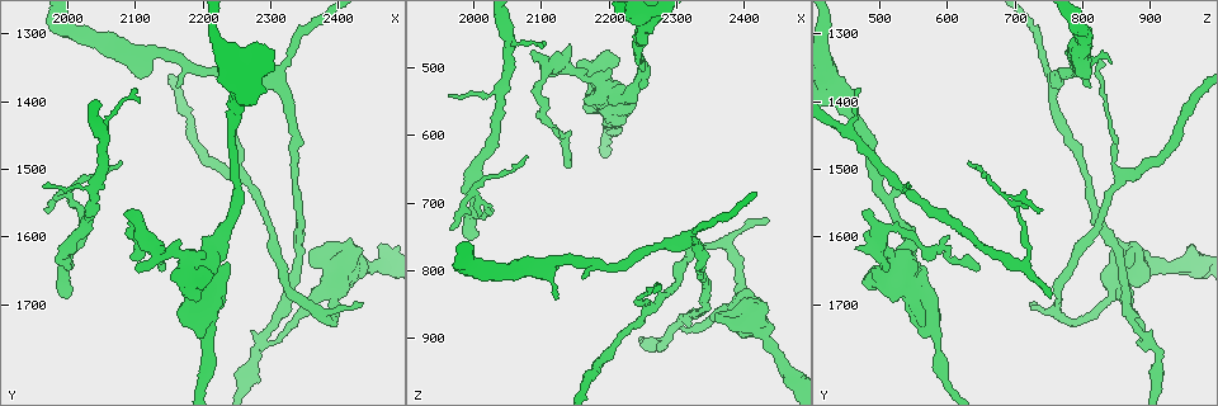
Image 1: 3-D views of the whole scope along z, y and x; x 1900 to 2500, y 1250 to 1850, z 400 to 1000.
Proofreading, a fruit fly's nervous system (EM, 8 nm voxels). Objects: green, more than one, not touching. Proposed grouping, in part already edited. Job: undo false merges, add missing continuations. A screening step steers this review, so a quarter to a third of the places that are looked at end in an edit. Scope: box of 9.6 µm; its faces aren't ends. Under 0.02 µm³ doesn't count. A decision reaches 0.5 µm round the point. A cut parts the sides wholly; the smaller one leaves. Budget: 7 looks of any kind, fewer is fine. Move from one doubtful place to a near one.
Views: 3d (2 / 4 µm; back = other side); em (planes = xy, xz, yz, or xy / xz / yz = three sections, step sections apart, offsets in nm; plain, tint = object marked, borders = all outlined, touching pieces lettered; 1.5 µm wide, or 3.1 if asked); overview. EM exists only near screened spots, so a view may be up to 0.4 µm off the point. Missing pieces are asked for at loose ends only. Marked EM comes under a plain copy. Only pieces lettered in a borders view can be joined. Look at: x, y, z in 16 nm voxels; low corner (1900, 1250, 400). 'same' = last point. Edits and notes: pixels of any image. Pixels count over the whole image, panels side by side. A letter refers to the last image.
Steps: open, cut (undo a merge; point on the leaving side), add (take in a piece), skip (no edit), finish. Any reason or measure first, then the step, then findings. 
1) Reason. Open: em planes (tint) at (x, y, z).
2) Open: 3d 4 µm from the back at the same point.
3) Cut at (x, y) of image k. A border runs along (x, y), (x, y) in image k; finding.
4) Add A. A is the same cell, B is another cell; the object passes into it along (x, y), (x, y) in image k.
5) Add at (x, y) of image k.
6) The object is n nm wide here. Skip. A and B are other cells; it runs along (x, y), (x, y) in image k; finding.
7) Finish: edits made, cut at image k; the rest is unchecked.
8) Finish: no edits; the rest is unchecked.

Thin neck. Open: 3d 4 µm at (2110, 1595, 495).

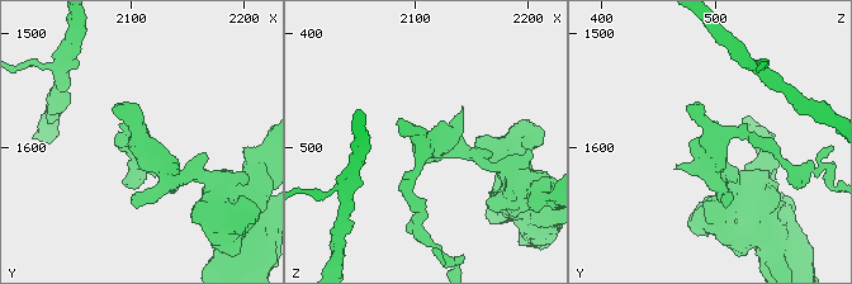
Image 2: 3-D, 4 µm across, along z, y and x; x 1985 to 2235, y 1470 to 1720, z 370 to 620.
Open: em planes (borders) at (2110, 1594, 500).

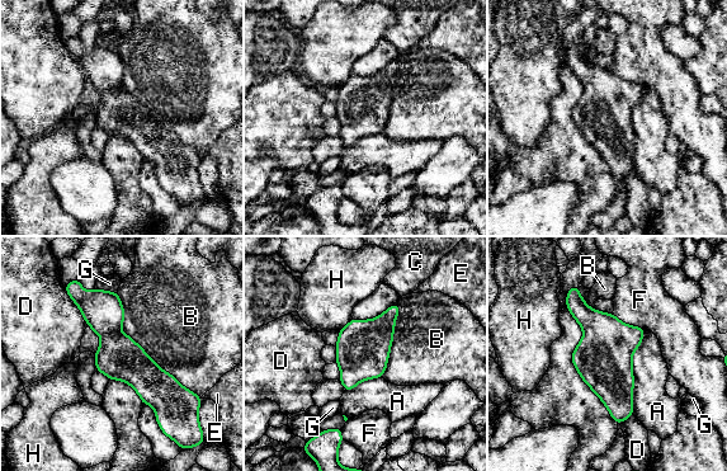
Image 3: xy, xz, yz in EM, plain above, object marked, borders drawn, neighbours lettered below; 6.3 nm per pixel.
The longest contact is with B, 850 nm. Skip. A, B, C, D, E, F, G and H are other cells; a border runs along (645, 329), (632, 356), (632, 414) in image 3; one neuron here.

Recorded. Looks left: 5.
An open end. Open: em planes (borders) at (2000, 1690, 750).

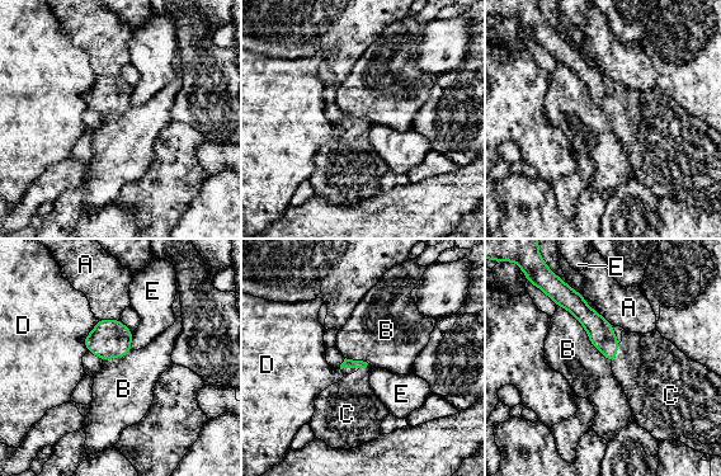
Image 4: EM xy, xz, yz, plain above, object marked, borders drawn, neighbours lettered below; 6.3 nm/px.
Add C. C is the same cell, A, B, D and E are other cells; the object passes into it along (601, 333), (616, 353), (651, 370) in image 4; it goes on there.

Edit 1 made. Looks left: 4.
Open: overview.

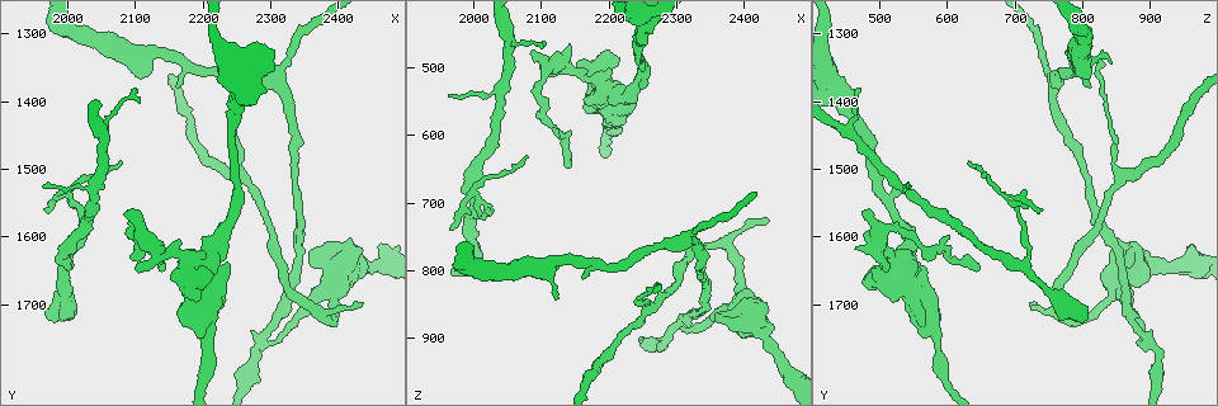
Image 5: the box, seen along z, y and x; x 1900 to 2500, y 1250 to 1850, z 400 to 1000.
Open: em xy step 4 (borders) at (2390, 1675, 860).

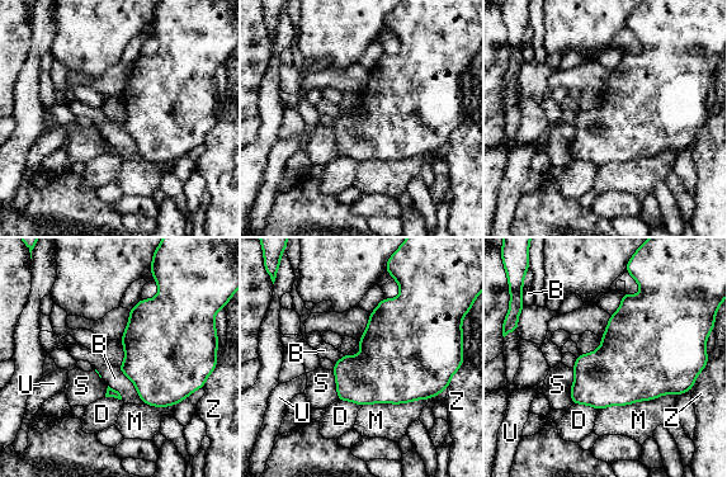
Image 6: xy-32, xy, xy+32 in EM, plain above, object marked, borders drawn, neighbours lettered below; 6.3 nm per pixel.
The object is 600 nm wide here. Skip. B, D, M, S, U and Z are other cells; a border runs along (676, 395), (660, 395), (599, 410) in image 6; continuous, no second neuron.

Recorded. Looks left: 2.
Finish: edits made, add at image 4; the rest is unchecked.

